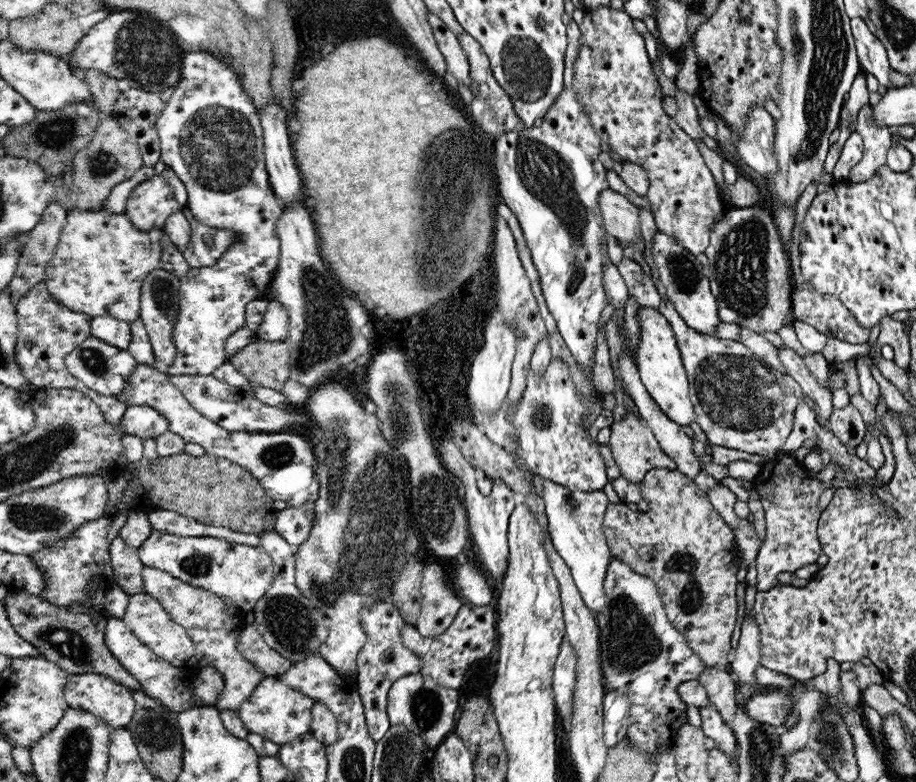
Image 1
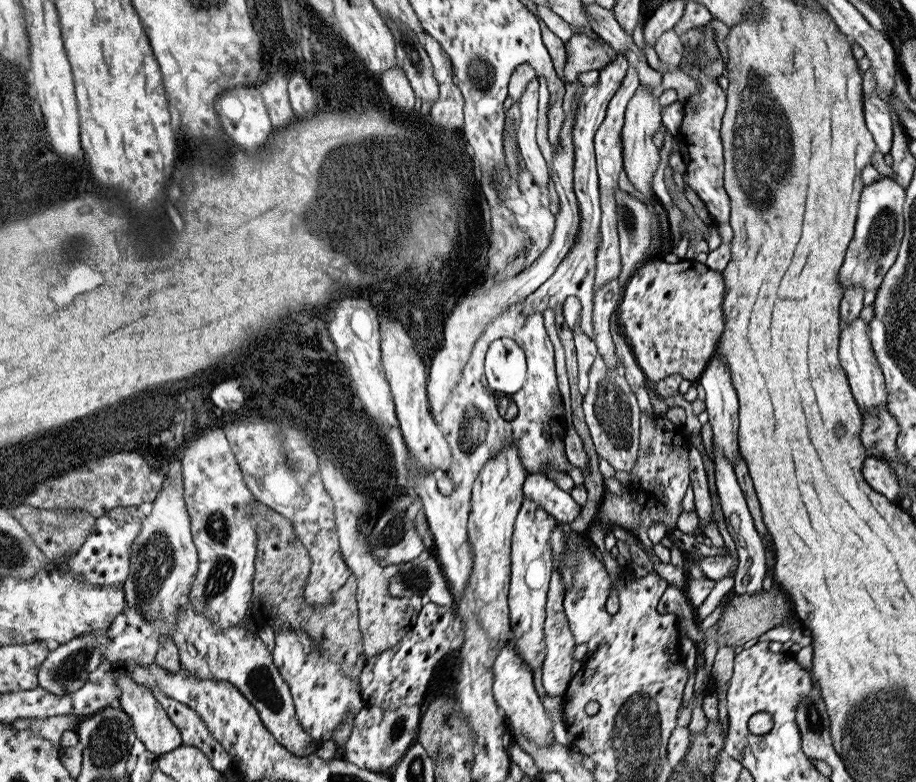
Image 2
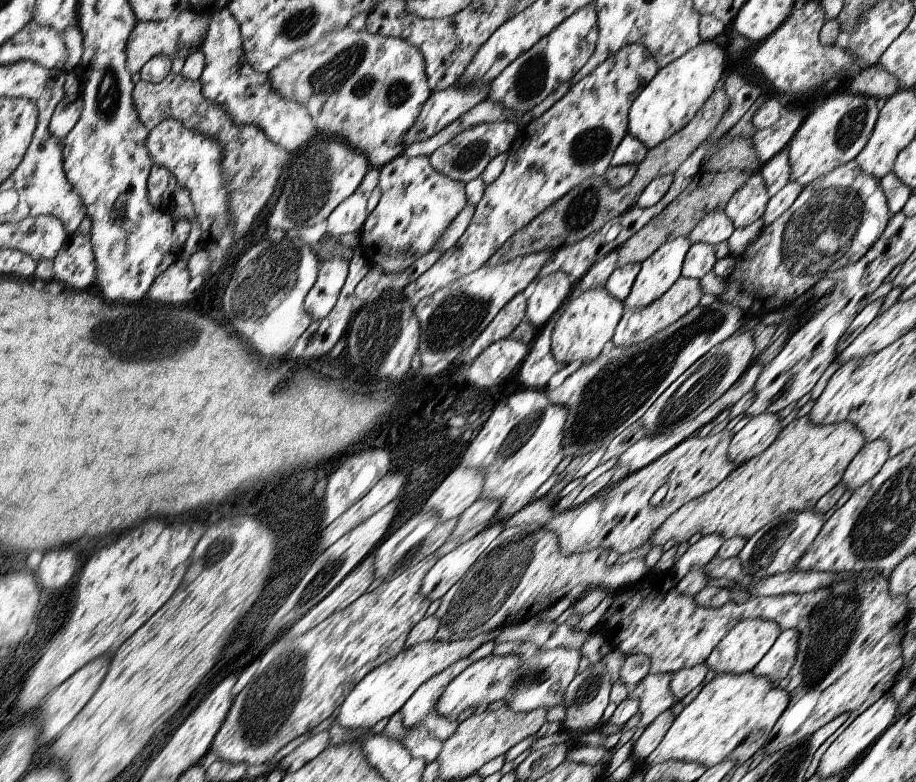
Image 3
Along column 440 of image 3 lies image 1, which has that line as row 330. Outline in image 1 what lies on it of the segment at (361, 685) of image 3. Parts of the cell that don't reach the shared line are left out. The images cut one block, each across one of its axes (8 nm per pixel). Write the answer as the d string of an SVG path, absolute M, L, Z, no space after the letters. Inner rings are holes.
M642 308L638 318L640 318L640 336L642 336L636 356L640 382L644 384L652 400L660 406L660 410L672 422L678 422L682 428L688 430L690 422L696 420L696 412L690 400L690 378L686 378L686 362L678 348L678 338L674 338L674 330L658 310Z

